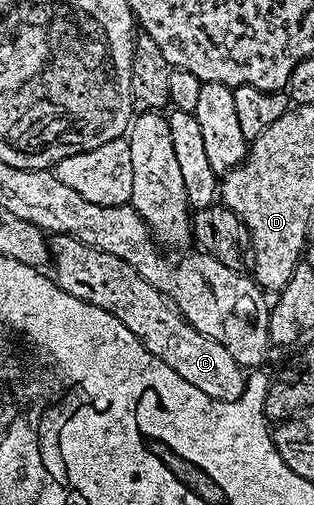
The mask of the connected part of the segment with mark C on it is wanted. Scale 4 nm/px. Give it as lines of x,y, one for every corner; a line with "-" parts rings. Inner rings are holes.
51,235
49,246
51,263
53,268
55,267
53,278
56,285
65,293
113,313
117,321
121,321
121,325
125,325
125,329
129,329
129,333
133,333
133,337
137,337
137,341
141,341
141,345
145,345
145,349
153,353
153,357
165,361
165,365
169,365
169,369
173,369
177,377
185,377
189,385
201,389
201,393
205,393
210,399
233,401
241,397
247,384
247,375
244,368
240,367
237,361
233,361
229,349
225,349
225,345
218,341
213,341
213,337
197,333
197,329
193,329
193,325
189,325
180,315
175,304
157,289
153,289
153,285
149,285
149,281
145,281
145,277
141,277
141,273
137,273
133,265
125,265
121,257
113,257
113,253
105,253
93,245
85,245
85,241
77,241
68,235

